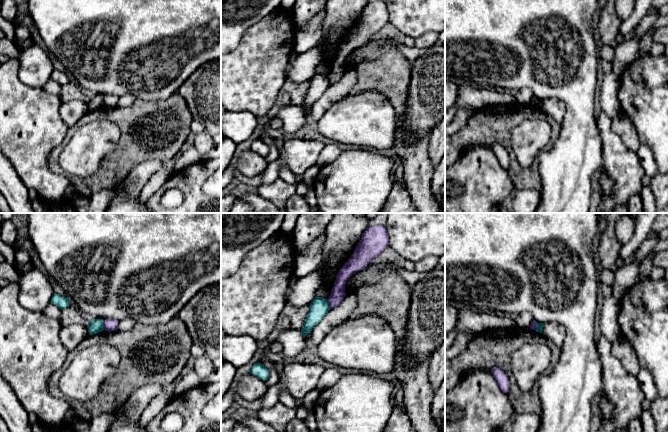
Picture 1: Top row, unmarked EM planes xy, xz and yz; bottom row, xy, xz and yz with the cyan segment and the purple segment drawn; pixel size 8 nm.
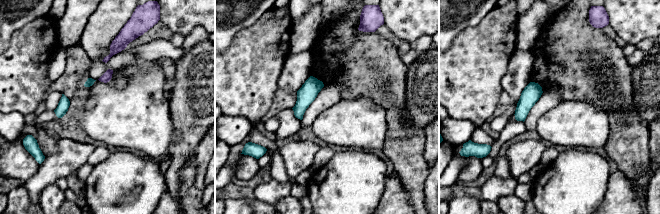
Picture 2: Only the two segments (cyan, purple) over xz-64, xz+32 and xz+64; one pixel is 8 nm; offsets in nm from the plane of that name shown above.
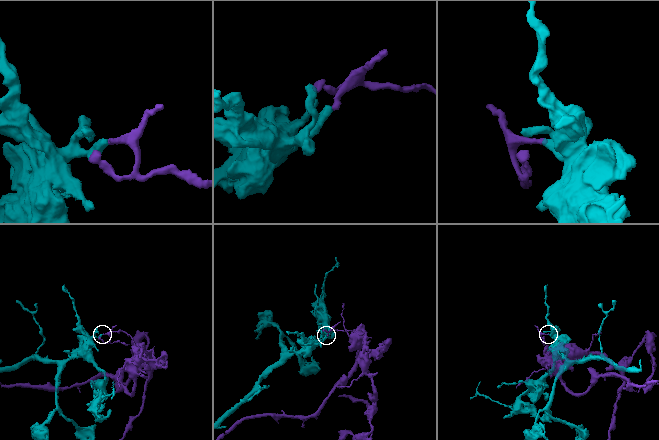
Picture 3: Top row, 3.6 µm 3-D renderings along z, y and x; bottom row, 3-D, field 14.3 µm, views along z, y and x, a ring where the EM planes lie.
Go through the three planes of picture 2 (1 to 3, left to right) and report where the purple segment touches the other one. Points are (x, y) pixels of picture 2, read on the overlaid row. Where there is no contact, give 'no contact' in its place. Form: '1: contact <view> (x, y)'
1: no contact
2: no contact
3: no contact

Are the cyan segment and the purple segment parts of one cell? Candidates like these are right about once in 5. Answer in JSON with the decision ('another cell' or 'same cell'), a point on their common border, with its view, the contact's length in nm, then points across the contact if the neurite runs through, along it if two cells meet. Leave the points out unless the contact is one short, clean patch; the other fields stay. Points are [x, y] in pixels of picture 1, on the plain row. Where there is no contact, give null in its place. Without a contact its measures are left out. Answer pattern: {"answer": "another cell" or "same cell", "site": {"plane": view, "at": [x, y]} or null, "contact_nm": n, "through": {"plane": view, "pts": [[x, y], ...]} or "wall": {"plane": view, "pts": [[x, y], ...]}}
{"answer": "another cell", "site": {"plane": "xy", "at": [103, 101]}, "contact_nm": 80, "wall": {"plane": "xy", "pts": [[102, 96], [104, 105]]}}

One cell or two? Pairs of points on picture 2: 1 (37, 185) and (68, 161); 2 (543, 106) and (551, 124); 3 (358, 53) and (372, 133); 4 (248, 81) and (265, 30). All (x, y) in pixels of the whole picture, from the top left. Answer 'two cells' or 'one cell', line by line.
1: one cell
2: two cells
3: two cells
4: one cell

